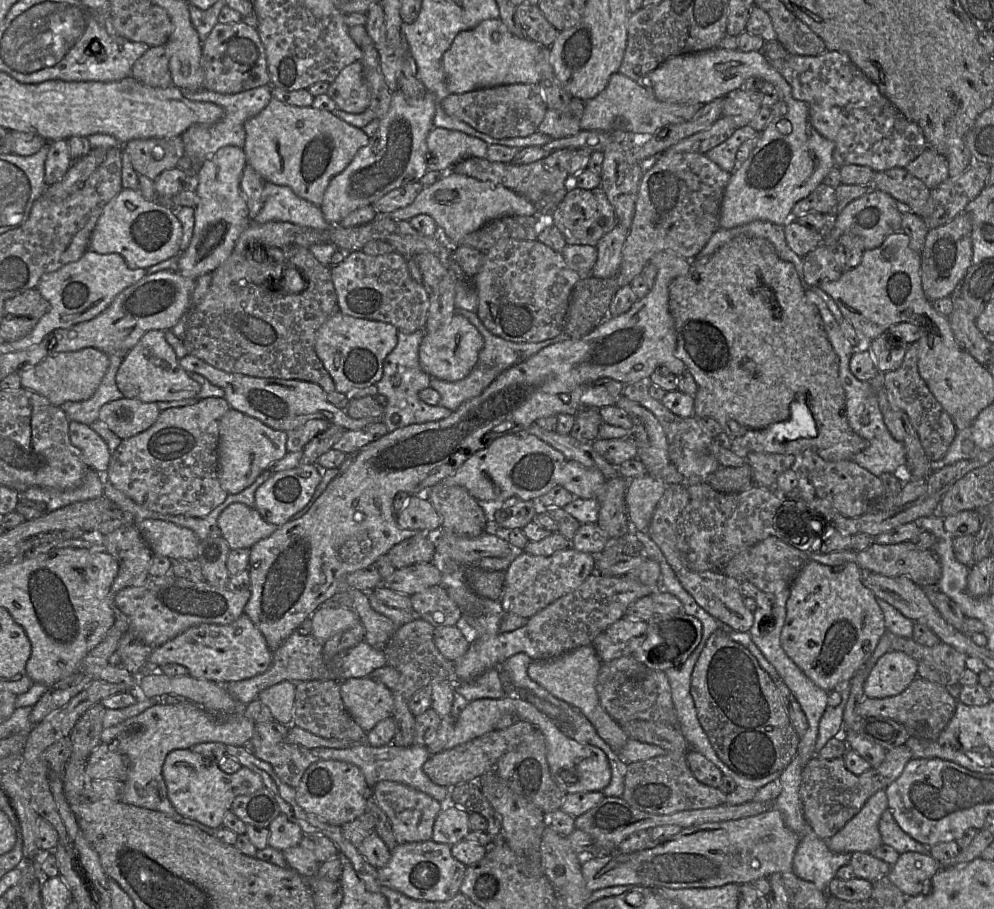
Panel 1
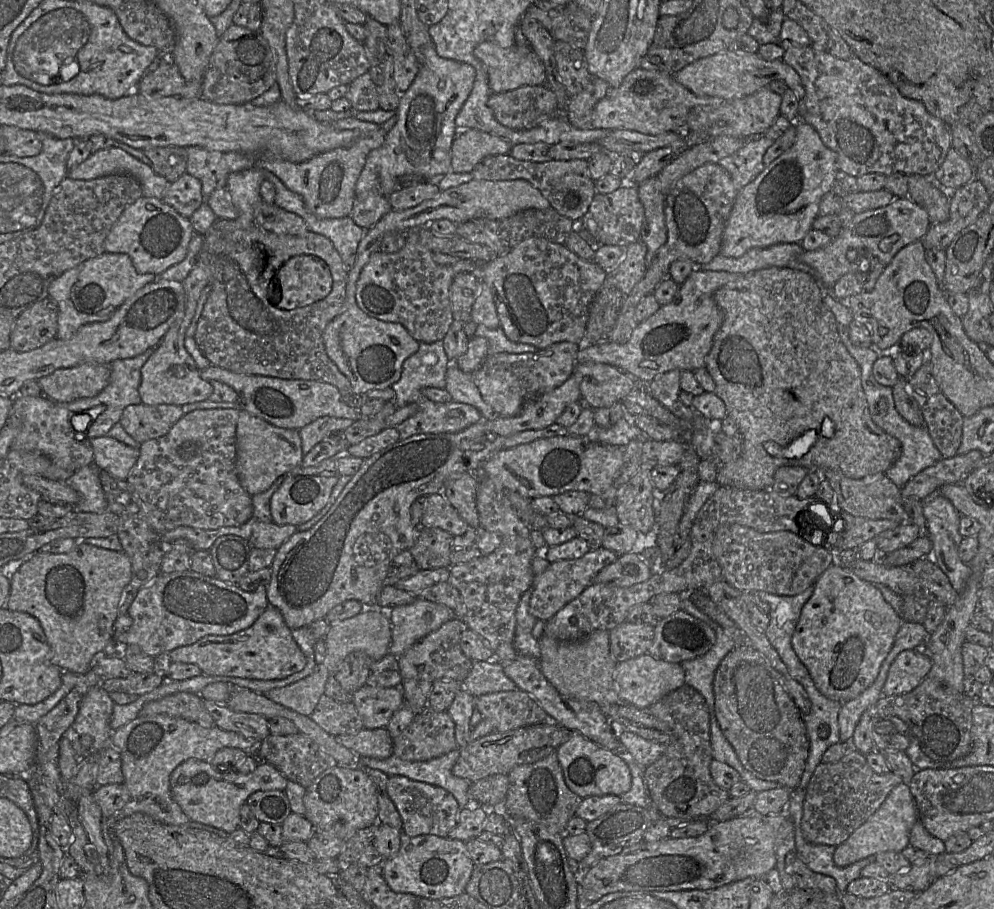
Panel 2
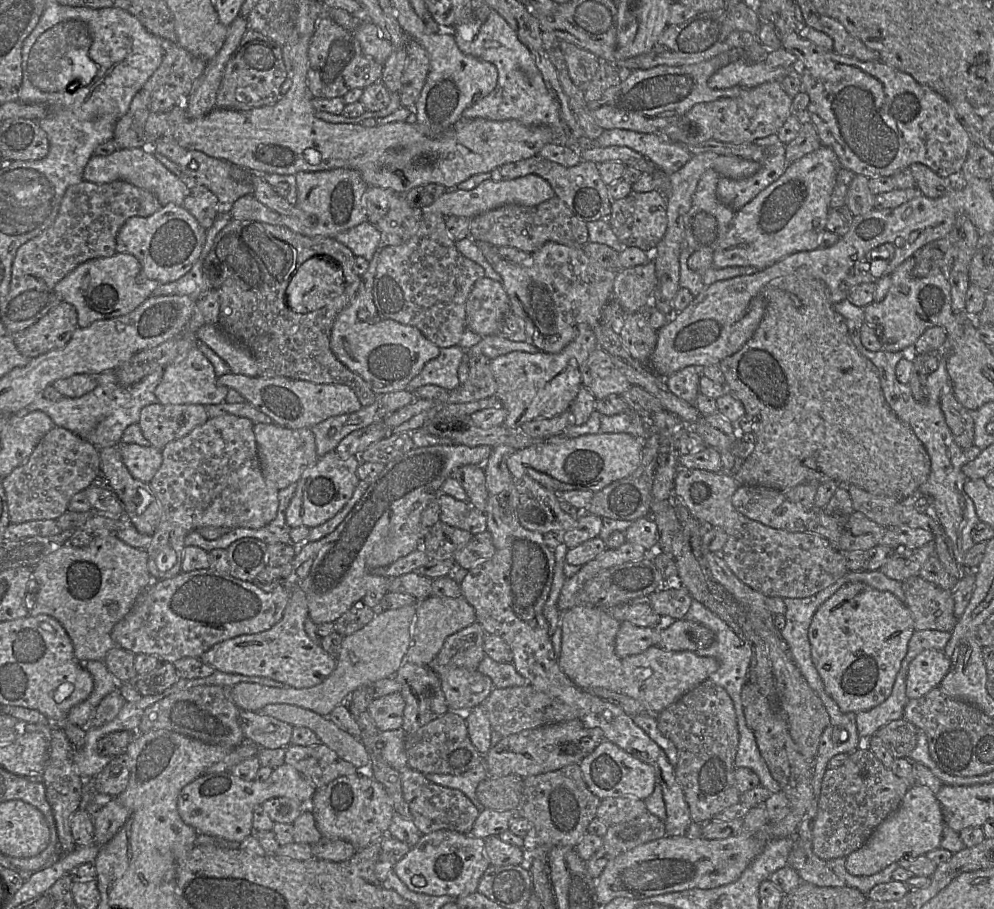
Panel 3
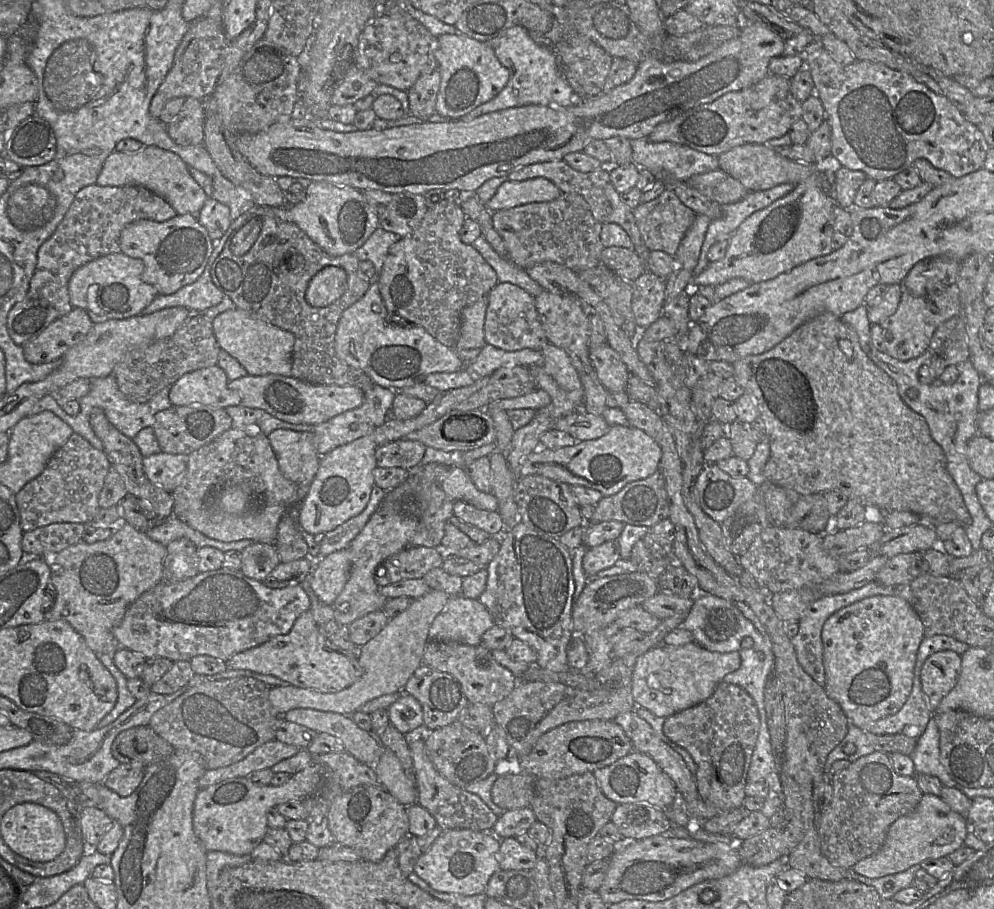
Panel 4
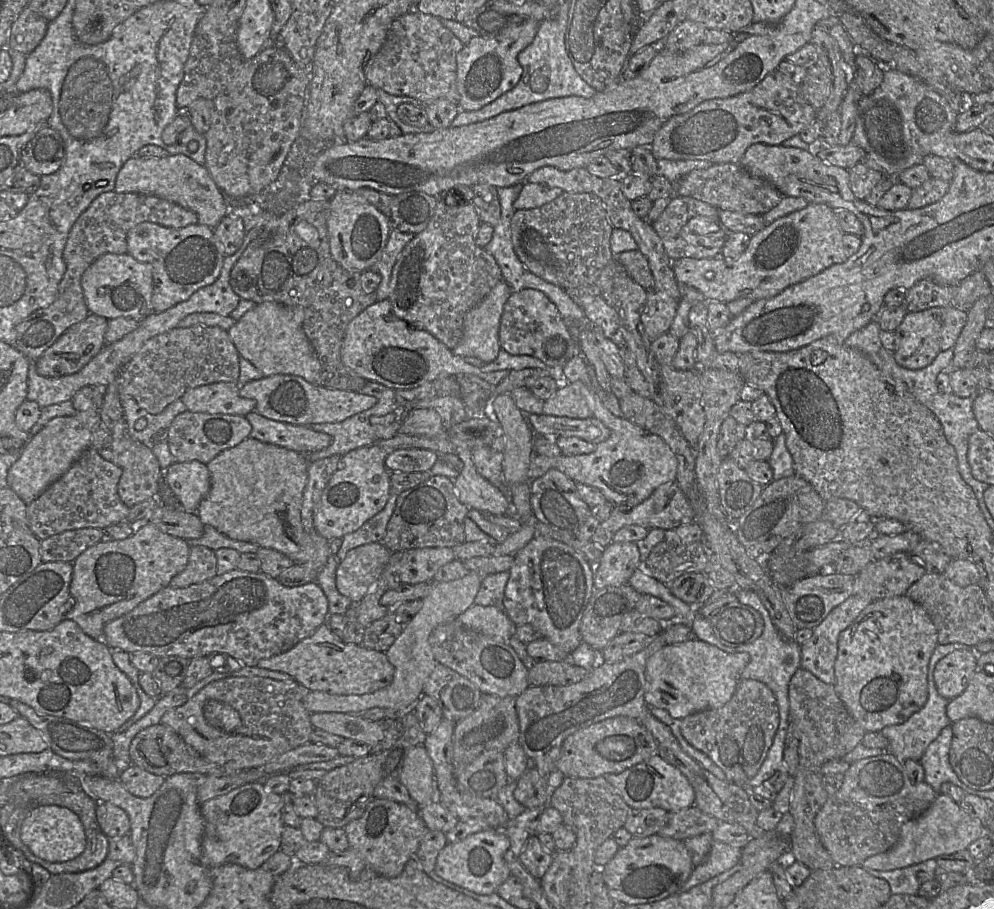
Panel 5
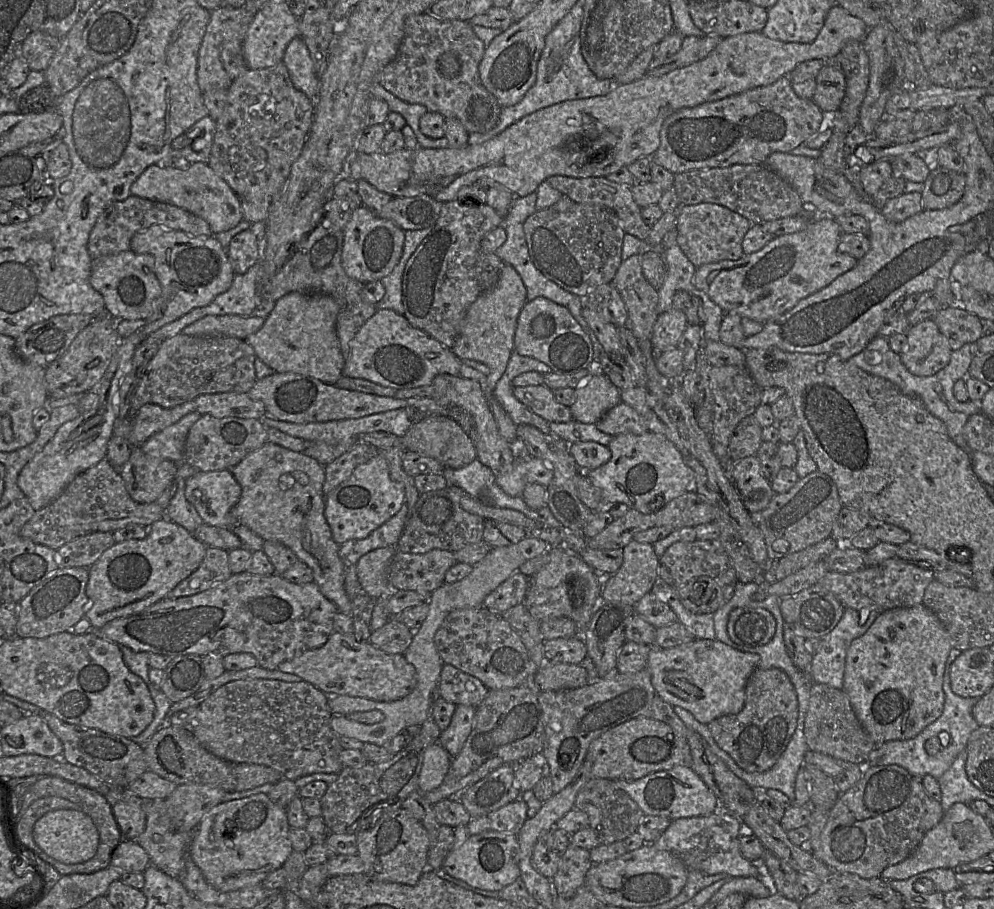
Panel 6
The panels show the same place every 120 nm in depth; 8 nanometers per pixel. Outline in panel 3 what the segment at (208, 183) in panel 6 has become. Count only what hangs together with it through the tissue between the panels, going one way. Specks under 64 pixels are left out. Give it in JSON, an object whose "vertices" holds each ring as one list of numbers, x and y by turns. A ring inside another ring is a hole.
{"vertices":[[126,148,109,155,92,156,83,171,83,179,94,183,109,183,116,180,127,181,152,192,162,203,182,206,189,187,169,171,153,154,142,148]]}

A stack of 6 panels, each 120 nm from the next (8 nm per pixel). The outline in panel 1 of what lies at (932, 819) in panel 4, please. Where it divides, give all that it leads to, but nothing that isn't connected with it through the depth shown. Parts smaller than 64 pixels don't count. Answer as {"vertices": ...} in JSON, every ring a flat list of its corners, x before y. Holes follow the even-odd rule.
{"vertices":[[885,790,871,796,859,813,826,843,835,853,853,854,870,853,883,845,879,831,879,821,884,811,888,810]]}

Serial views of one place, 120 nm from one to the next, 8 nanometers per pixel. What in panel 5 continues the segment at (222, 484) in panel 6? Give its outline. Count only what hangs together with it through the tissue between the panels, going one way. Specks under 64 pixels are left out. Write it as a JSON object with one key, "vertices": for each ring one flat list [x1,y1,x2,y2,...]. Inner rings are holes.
{"vertices":[[175,462,163,470,162,482,183,510,196,513,210,490,211,476,202,462]]}

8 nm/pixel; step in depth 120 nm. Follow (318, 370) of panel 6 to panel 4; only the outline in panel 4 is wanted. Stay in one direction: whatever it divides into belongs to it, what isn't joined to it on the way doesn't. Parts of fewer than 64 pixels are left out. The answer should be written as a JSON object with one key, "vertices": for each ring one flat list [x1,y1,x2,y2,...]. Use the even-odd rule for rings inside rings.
{"vertices":[[240,309,228,310,212,319,215,338,222,350,235,358,249,376,292,375,295,337,291,332,267,323]]}

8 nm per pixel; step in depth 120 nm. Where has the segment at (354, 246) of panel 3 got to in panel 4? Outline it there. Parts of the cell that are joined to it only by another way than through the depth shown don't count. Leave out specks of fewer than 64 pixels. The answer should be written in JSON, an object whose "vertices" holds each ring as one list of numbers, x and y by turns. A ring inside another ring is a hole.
{"vertices":[[379,226,353,254,360,261,372,262,379,275,389,248,400,239,401,237,397,234,386,231]]}

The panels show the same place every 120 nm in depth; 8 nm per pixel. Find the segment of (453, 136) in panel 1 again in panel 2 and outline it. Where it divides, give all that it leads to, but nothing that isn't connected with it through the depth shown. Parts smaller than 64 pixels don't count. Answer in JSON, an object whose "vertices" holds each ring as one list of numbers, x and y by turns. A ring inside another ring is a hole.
{"vertices":[[460,129,451,147,451,171,469,173,488,157,509,154,513,145,489,133]]}

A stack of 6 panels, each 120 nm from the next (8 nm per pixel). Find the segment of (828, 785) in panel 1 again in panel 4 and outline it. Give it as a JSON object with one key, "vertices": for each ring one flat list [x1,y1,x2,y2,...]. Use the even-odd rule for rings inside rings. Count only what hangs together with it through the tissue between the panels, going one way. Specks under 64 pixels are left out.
{"vertices":[[874,751,850,762,849,766,830,775,833,786,833,798,819,819,817,832,820,848,829,861,846,870,852,869,860,860,876,853,884,844,889,827,901,816,912,812,920,802,923,792,914,777,896,773,889,754]]}

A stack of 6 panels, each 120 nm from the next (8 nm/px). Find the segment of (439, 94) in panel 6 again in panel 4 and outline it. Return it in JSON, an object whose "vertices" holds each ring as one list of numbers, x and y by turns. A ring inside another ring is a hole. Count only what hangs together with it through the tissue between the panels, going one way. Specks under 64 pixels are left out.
{"vertices":[[407,11,400,14,380,13,366,24,360,35,355,64,379,85,407,92,420,76,438,69,437,48,437,36]]}

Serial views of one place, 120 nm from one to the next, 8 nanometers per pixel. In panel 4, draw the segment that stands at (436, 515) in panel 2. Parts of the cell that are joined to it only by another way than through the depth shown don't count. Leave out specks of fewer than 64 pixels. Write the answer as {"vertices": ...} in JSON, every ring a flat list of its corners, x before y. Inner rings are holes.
{"vertices":[[454,501,453,514,460,520,484,530,493,537,505,532,505,524,498,511,481,510,466,502]]}

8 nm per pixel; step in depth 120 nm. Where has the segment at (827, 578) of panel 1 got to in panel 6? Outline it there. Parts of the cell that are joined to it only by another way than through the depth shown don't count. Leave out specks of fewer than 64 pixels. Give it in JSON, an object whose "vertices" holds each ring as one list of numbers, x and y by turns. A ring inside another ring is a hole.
{"vertices":[[923,604,894,608,878,613,869,629,860,637,854,639,847,649,842,691,847,695,850,704,871,739,876,742,891,740,907,740,917,736,929,724,938,719,944,708,945,693,943,691,944,673,950,650,953,648,951,638,937,615]]}

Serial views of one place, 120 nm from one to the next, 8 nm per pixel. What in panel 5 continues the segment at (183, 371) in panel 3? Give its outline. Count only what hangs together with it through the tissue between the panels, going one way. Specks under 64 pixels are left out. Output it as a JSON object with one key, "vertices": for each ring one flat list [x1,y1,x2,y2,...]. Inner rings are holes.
{"vertices":[[218,382,189,389,180,400,186,406,187,411,208,414,246,416,250,412,255,412,256,408,254,400,243,398,239,395,238,383,230,382]]}

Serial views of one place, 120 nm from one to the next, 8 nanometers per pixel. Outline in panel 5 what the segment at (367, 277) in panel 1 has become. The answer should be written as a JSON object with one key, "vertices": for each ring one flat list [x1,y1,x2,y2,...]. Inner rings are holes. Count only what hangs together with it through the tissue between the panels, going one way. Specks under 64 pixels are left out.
{"vertices":[[439,201,429,224,403,248,391,273,387,300,393,313,412,327,428,331,451,350,463,336,467,311,503,279,494,257,475,243,481,223,472,203,449,206]]}

